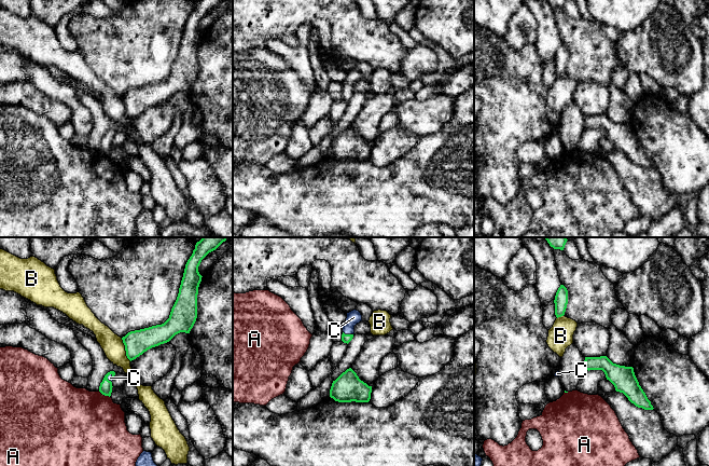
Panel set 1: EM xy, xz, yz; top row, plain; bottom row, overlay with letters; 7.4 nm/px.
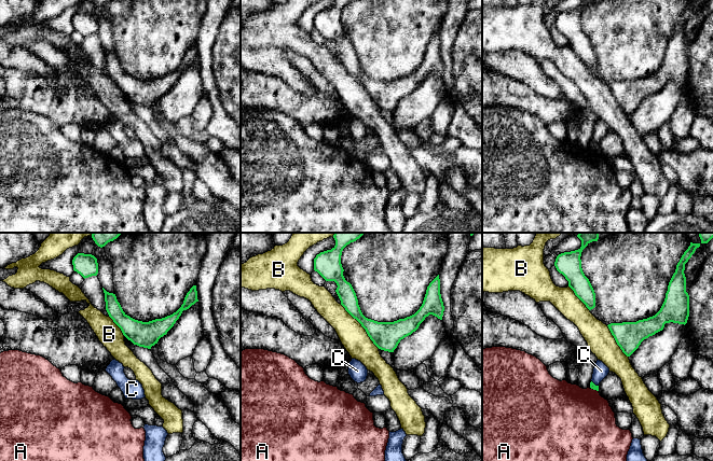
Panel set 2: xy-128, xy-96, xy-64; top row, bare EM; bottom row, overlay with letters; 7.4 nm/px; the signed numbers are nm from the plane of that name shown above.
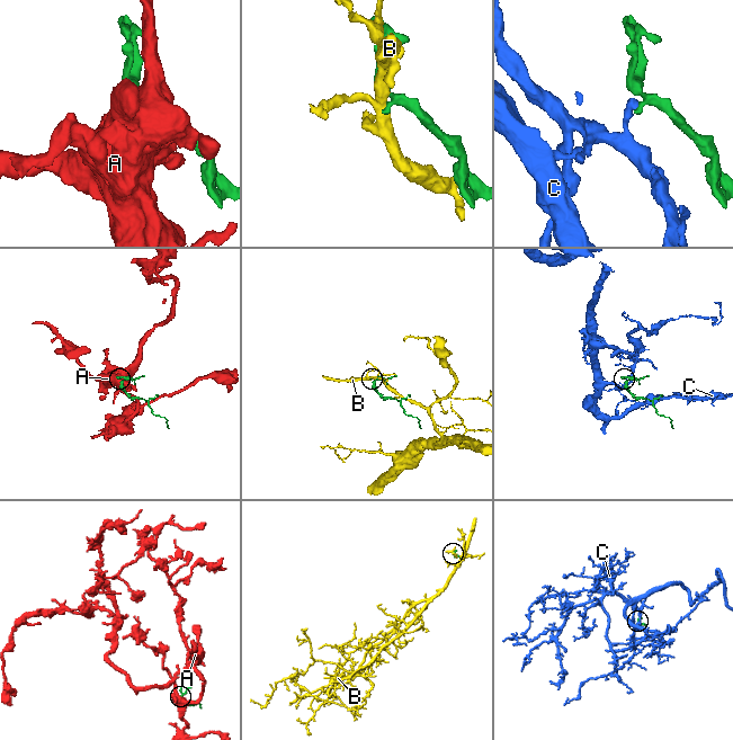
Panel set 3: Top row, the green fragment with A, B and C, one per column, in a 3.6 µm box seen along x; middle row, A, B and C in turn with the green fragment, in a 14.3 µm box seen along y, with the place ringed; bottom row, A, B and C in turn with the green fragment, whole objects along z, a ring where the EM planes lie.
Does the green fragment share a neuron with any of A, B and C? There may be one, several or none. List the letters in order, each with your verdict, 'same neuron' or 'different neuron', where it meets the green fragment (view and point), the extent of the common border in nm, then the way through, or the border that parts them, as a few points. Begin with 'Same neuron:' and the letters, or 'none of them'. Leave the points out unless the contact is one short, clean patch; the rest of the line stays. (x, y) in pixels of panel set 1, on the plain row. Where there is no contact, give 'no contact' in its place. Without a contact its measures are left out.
Same neuron: C
A: different neuron | xy (103, 152) | 100 nm | along xy (98, 149), (109, 155)
B: different neuron | xy (125, 108) | 190 nm
C: same neuron | xz (348, 93) | 80 nm | across xz (345, 96), (348, 93), (348, 84), (353, 76)

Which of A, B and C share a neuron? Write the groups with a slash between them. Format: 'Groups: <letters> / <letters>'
Groups: A / B / C

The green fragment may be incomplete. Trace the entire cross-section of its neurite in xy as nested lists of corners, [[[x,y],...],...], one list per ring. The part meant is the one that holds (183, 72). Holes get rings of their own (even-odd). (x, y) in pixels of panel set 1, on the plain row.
[[[197,0],[192,14],[187,18],[179,46],[177,58],[171,67],[169,77],[162,83],[128,91],[122,96],[125,104],[126,114],[131,120],[142,113],[148,108],[169,100],[180,91],[190,92],[197,77],[197,53],[201,40],[198,25],[201,18],[211,10],[216,9],[223,0]]]

